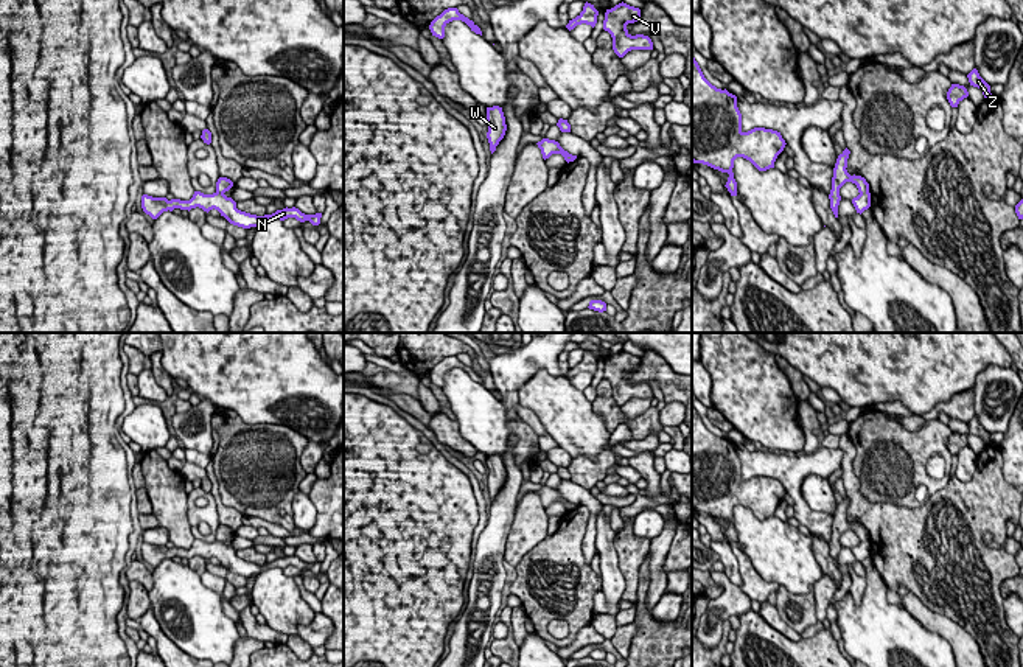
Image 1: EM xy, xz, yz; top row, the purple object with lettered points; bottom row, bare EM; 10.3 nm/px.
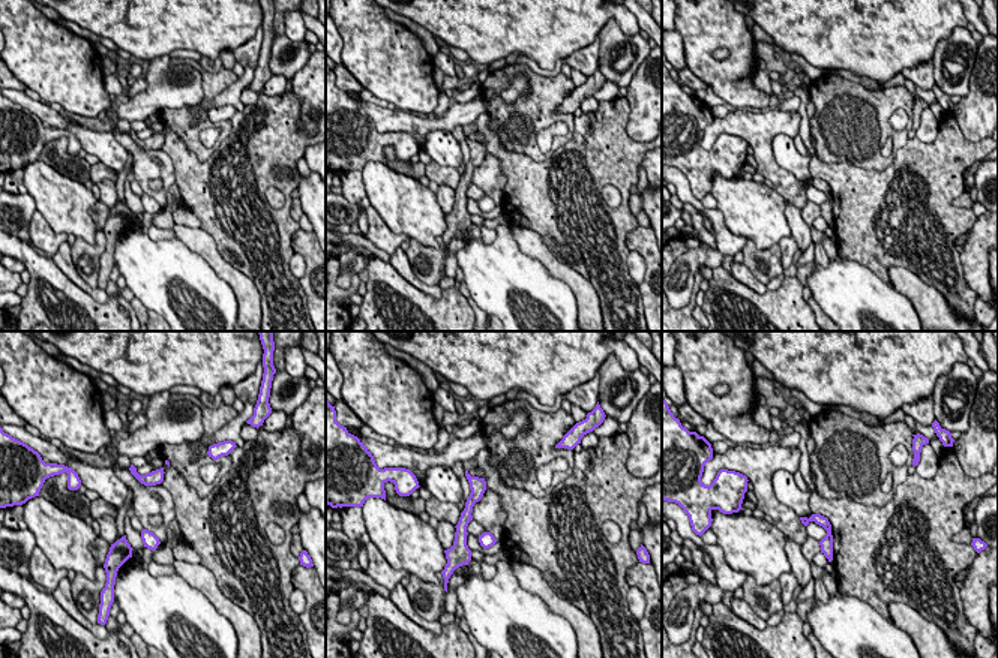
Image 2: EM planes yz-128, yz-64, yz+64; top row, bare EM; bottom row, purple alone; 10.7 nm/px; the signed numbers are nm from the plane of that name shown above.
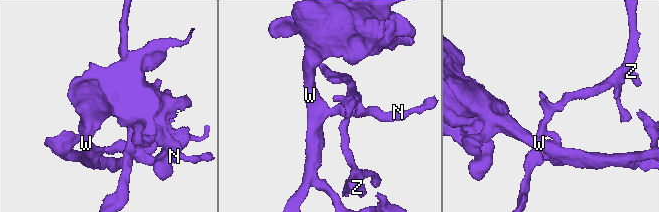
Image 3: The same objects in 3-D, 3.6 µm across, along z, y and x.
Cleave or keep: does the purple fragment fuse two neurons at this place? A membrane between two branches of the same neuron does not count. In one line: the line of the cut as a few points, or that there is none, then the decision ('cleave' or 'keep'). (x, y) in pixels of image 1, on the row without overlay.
yz (868, 538), (860, 541) | cleave

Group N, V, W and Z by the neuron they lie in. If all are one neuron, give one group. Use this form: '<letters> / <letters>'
N V W / Z

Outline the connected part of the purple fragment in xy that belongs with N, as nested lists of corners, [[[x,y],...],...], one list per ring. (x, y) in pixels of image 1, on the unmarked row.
[[[194,540],[190,549],[171,547],[166,546],[152,546],[148,543],[141,544],[141,557],[152,567],[157,567],[163,560],[173,560],[174,557],[191,558],[202,557],[204,560],[218,558],[221,564],[224,564],[230,572],[250,577],[258,575],[266,569],[280,567],[285,569],[288,566],[295,566],[300,571],[309,569],[312,574],[320,572],[322,561],[305,563],[299,557],[283,557],[277,558],[272,563],[257,564],[236,557],[236,550],[232,546],[227,546],[224,541],[204,543],[201,540]]]

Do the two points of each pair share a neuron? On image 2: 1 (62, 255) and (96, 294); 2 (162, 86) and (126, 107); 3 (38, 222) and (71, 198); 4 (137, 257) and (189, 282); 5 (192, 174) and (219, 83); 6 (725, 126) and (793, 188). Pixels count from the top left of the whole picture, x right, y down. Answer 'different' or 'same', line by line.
1: same
2: same
3: different
4: same
5: different
6: same

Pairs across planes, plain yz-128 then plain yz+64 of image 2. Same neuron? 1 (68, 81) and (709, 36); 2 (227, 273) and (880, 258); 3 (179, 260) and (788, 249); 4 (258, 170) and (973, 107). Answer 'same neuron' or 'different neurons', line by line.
1: same neuron
2: different neurons
3: different neurons
4: different neurons

